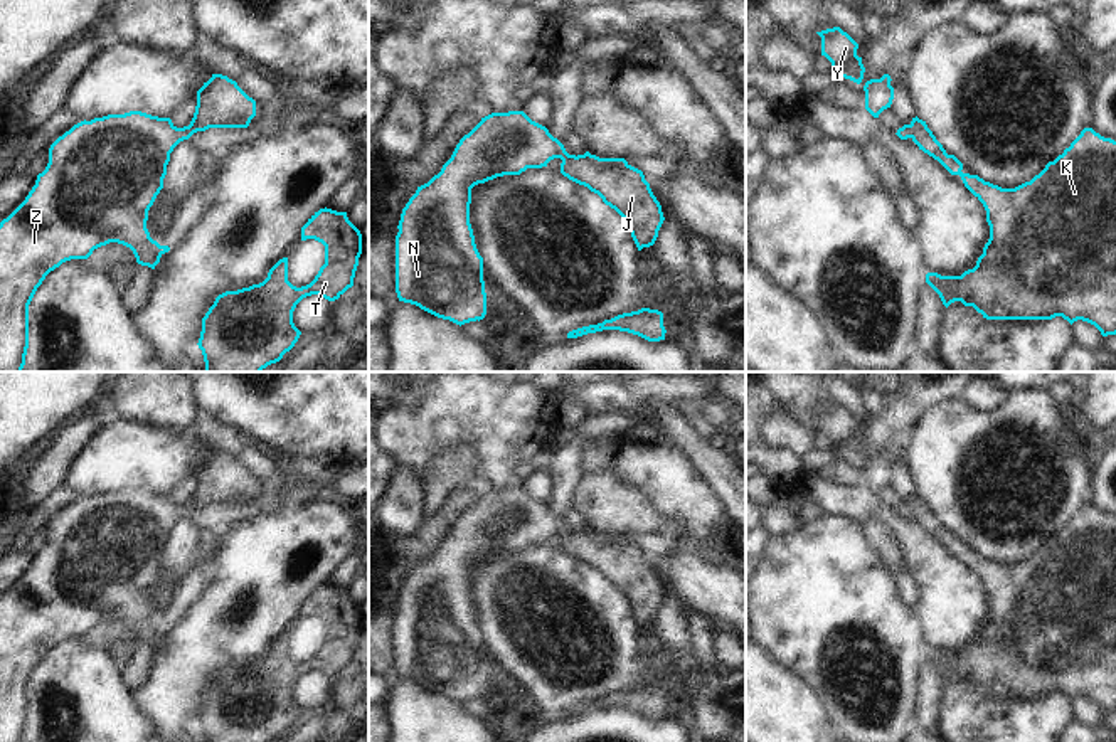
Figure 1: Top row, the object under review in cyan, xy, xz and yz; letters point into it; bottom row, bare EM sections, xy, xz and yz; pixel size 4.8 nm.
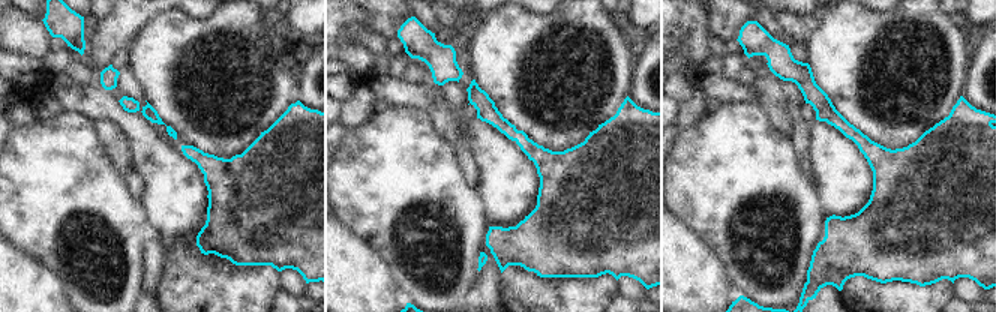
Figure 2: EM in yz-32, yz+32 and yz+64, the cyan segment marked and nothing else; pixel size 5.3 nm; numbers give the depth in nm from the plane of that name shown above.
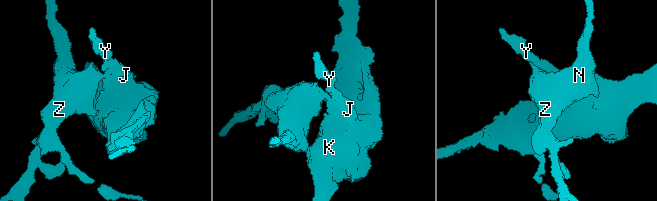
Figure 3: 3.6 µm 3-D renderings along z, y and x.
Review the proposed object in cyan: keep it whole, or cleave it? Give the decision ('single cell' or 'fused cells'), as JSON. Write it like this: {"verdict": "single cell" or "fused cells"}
{"verdict": "fused cells"}

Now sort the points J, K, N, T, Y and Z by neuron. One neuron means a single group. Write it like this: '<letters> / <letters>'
J K T Y / N Z

